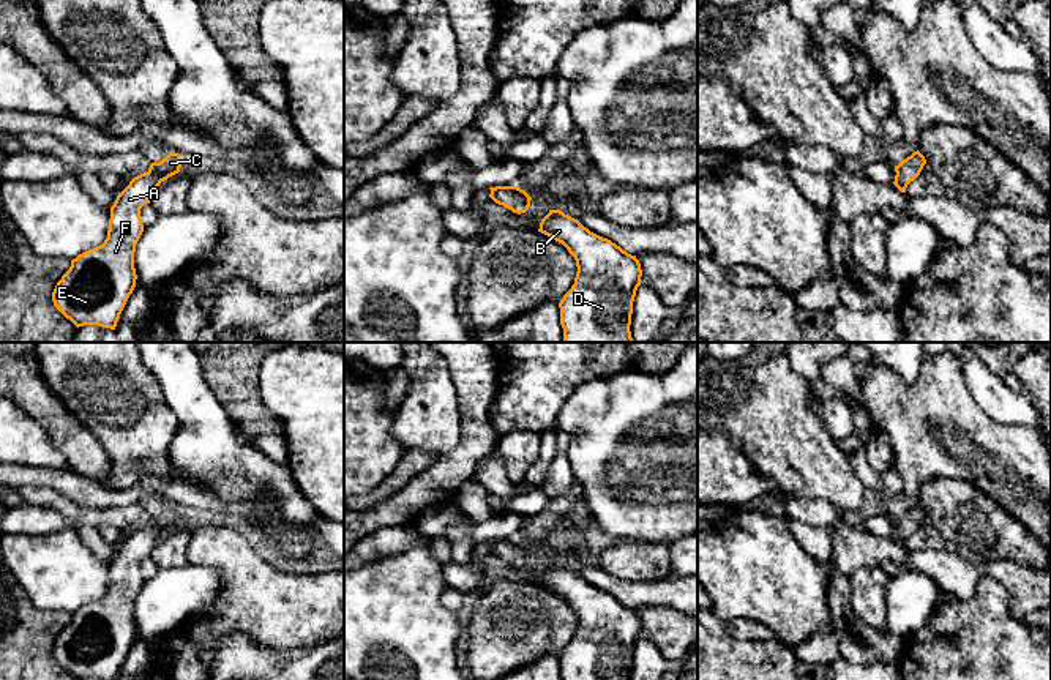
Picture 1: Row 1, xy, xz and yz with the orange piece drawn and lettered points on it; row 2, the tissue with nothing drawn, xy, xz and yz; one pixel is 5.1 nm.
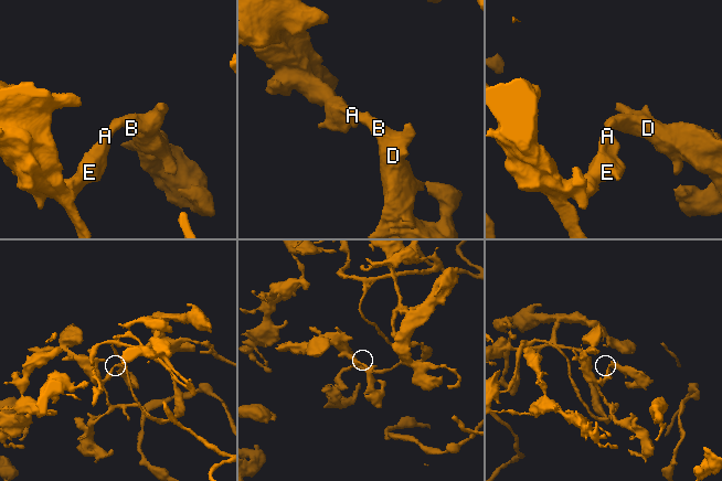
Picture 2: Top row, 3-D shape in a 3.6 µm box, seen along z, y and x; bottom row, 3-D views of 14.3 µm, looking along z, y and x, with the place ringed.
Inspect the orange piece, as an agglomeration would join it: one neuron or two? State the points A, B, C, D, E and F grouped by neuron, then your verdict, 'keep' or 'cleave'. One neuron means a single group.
groups A B C D E F; keep

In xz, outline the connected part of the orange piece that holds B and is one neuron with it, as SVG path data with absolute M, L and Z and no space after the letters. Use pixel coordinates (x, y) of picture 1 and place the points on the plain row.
M549 563L538 585L562 596L576 614L576 631L559 656L562 680L630 680L641 639L641 617L608 592L560 563Z

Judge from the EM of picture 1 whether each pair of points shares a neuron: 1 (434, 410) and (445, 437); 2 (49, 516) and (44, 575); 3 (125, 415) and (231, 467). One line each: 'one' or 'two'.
1: one
2: two
3: two

